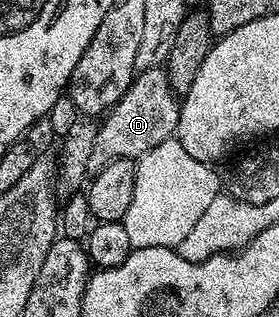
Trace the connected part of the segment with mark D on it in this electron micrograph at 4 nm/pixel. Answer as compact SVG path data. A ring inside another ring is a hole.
M162 67L139 72L125 94L98 121L93 151L89 154L88 173L100 172L106 164L120 158L138 158L153 146L172 139L179 127L180 97L175 95L166 71Z

